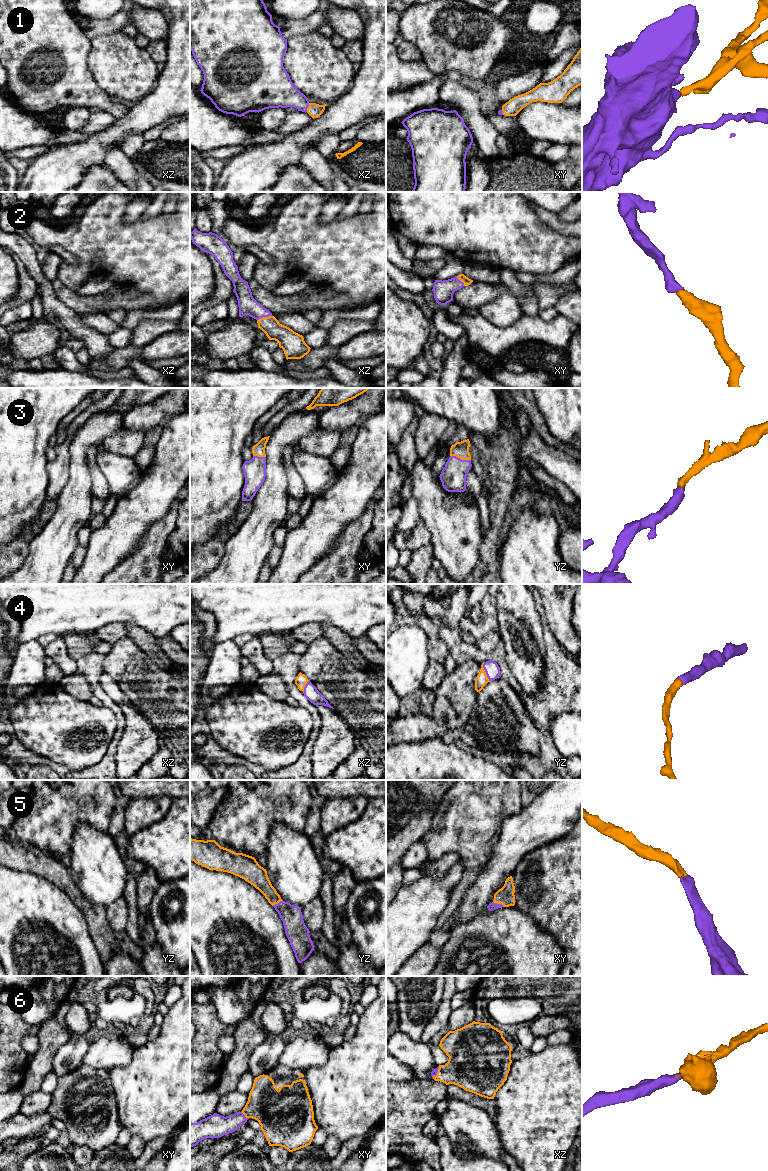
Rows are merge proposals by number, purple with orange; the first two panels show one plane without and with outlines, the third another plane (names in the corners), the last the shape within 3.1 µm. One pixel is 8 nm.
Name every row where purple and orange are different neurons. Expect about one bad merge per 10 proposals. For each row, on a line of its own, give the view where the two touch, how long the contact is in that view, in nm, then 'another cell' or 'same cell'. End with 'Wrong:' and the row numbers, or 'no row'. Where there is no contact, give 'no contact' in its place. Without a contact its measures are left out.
1: xz | 80 nm | same cell
2: xz | 130 nm | same cell
3: yz | 170 nm | same cell
4: yz | 160 nm | same cell
5: xy | 100 nm | same cell
6: xy | 90 nm | same cell
Wrong: no row

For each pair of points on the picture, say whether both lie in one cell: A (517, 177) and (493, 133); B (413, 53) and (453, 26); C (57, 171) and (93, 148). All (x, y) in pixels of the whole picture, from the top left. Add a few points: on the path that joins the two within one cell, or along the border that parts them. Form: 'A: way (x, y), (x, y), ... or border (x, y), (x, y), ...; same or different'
A: border (498, 155), (492, 159), (484, 159); different
B: border (404, 40), (412, 43), (417, 48), (422, 59); different
C: way (66, 164), (84, 154); same

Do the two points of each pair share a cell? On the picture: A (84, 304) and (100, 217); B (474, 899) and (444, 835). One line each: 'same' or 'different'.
A: different
B: different

